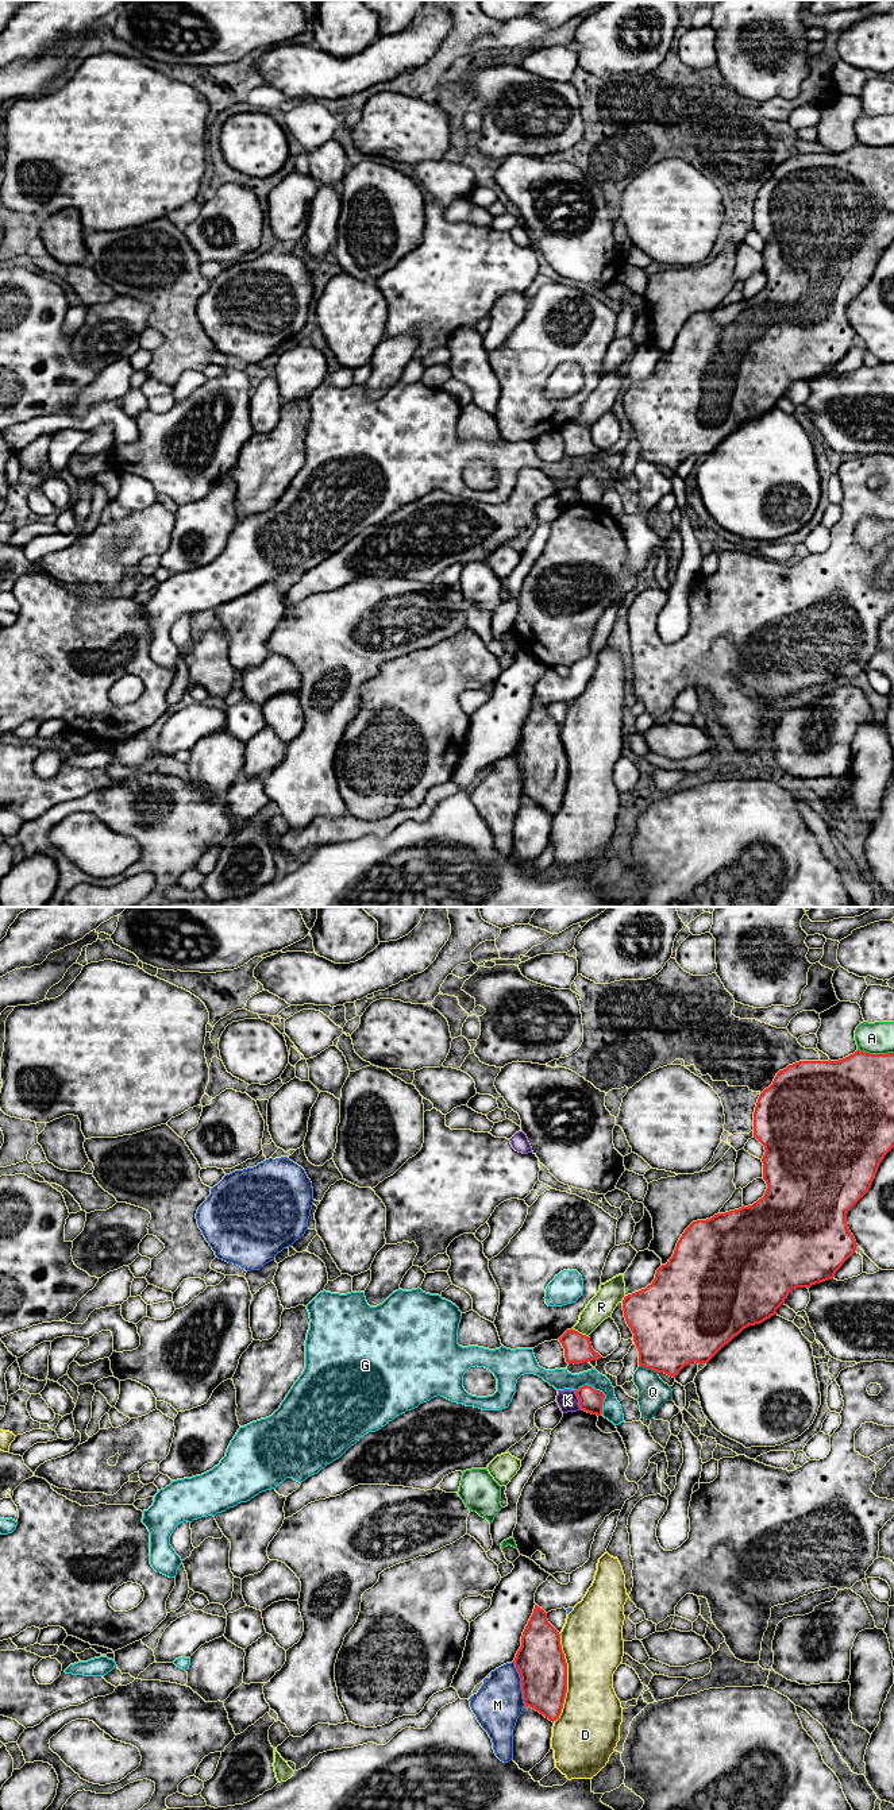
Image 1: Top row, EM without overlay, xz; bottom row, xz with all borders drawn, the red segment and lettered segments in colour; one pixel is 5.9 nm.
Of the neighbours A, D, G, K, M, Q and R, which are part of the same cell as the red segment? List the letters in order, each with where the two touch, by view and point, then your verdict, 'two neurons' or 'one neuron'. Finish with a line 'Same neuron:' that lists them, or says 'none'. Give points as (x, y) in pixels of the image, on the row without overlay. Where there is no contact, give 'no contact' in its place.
A: contact xz (875, 147); two neurons
D: contact xz (566, 771); two neurons
G: contact xz (598, 483); two neurons
K: contact xz (578, 491); two neurons
M: contact xz (521, 776); two neurons
Q: contact xz (648, 460); two neurons
R: contact xz (578, 425); two neurons
Same neuron: none

